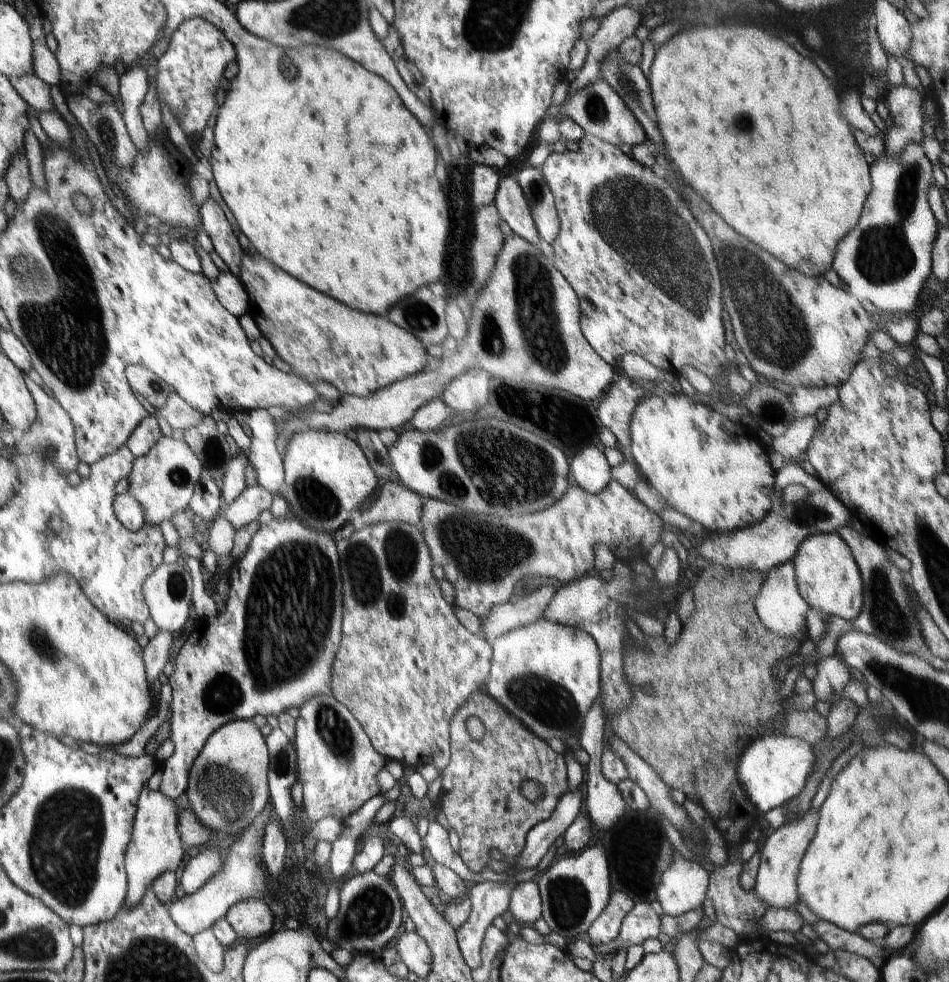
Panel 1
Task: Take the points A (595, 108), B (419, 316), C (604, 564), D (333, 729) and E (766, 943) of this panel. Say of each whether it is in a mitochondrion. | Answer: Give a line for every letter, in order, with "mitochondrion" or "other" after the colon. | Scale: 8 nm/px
A: mitochondrion
B: mitochondrion
C: other
D: mitochondrion
E: other

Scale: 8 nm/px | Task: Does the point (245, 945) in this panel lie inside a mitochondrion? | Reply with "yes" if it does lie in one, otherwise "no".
no

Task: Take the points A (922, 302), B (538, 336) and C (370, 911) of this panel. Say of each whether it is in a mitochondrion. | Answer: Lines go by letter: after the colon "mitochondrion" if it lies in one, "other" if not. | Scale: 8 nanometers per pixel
A: other
B: mitochondrion
C: mitochondrion

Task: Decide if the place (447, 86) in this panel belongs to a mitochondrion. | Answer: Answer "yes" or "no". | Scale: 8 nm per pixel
no

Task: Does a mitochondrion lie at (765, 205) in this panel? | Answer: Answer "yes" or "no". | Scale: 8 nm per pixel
no

